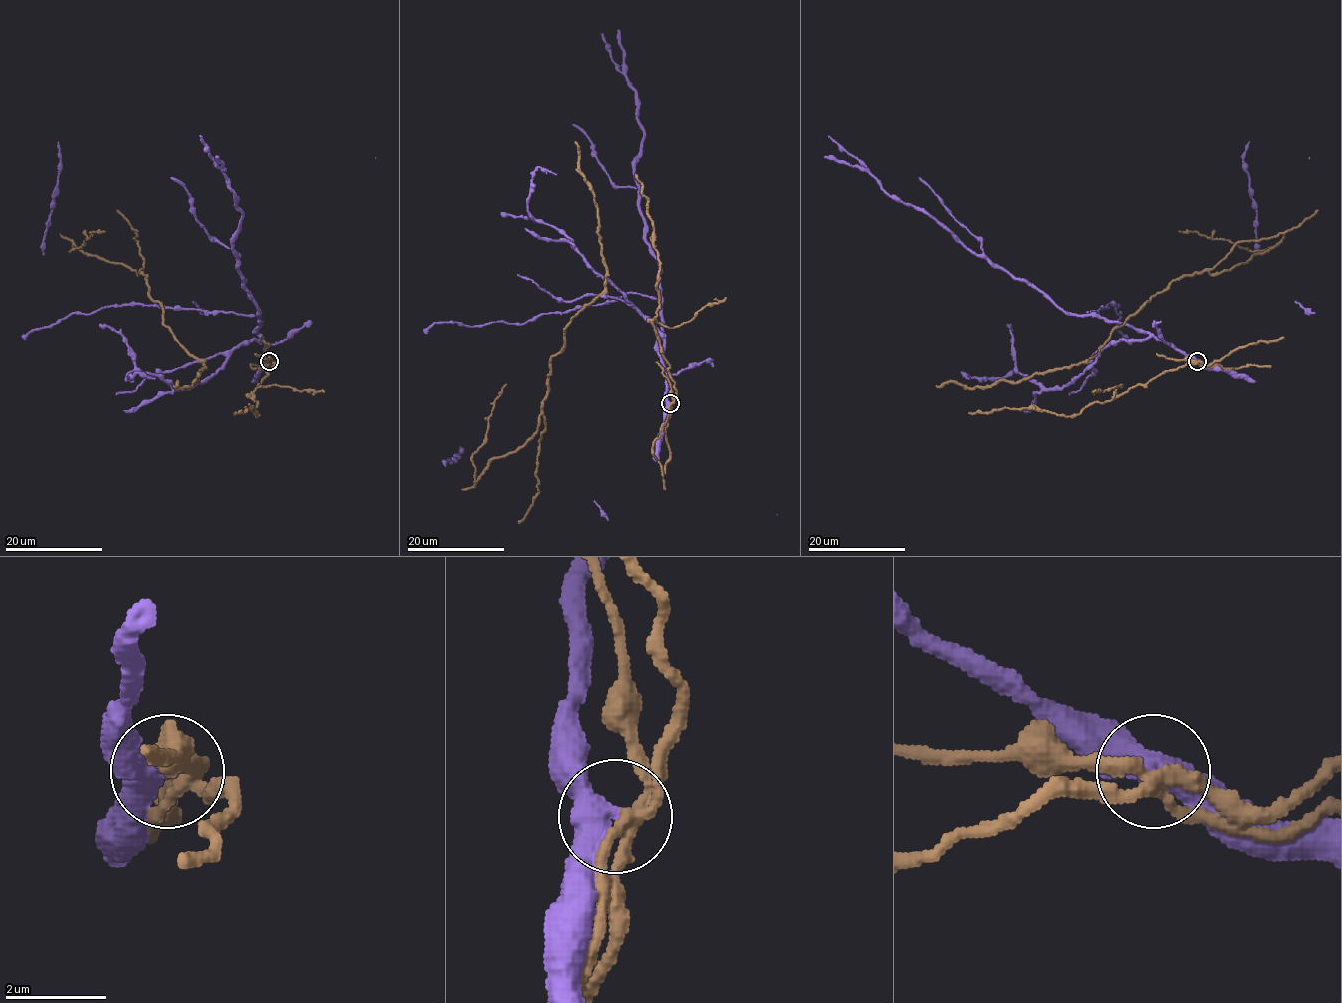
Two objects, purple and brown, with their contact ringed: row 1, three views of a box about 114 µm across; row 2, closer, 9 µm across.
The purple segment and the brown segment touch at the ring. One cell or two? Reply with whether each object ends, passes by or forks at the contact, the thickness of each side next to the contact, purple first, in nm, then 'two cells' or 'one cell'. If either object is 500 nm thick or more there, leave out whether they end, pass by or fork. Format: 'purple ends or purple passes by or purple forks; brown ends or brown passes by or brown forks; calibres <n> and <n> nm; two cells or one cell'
purple passes by; brown forks; calibres 480 and 260 nm; two cells

